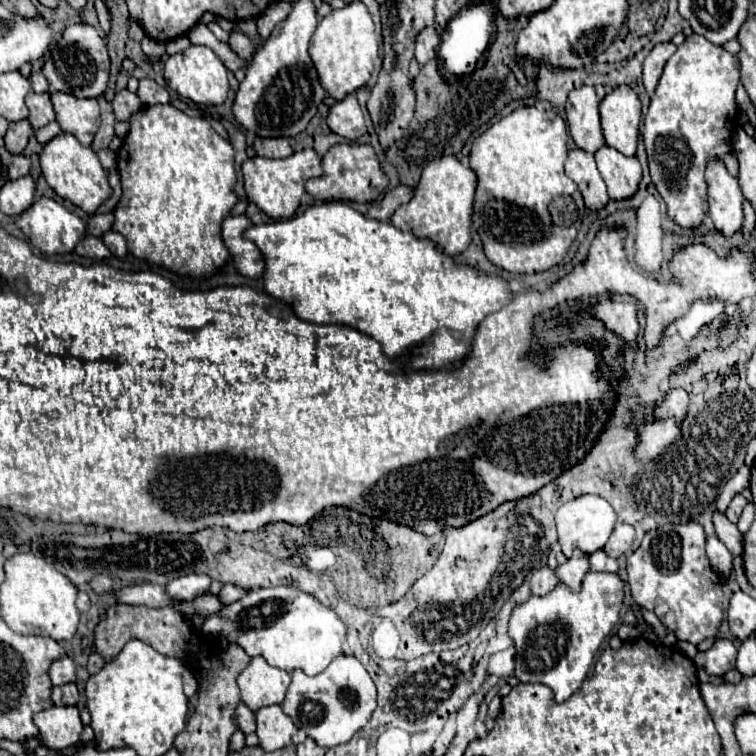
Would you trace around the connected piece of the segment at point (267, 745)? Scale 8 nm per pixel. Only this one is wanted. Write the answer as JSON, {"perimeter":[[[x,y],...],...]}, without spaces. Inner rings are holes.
{"perimeter":[[[265,706],[255,712],[257,738],[259,746],[265,752],[273,752],[291,744],[291,736],[297,732],[297,726],[283,714],[281,706]]]}

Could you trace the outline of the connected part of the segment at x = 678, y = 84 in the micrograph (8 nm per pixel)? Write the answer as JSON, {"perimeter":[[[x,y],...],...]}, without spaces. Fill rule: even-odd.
{"perimeter":[[[691,34],[667,60],[657,90],[651,96],[651,106],[649,112],[645,114],[645,132],[643,132],[649,170],[655,188],[659,190],[669,208],[669,216],[681,228],[697,228],[703,222],[703,216],[707,214],[707,184],[703,182],[703,170],[709,158],[713,156],[723,158],[731,174],[737,176],[739,166],[731,146],[731,132],[739,116],[739,108],[735,102],[737,84],[739,84],[739,66],[735,66],[733,54],[729,54],[723,46],[711,44],[705,36]]]}

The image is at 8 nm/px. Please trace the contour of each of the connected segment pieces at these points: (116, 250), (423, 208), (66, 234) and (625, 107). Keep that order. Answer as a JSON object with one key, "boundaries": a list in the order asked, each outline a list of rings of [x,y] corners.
{"boundaries":[[[[109,230],[109,232],[103,234],[103,244],[105,244],[105,246],[111,250],[111,254],[117,256],[117,258],[123,258],[123,256],[127,254],[125,238],[123,238],[119,232],[115,232],[115,230]]],[[[443,156],[427,164],[409,204],[395,210],[391,222],[403,232],[413,232],[419,238],[435,242],[449,256],[461,254],[471,244],[471,216],[477,188],[477,174],[463,166],[455,156]]],[[[39,198],[15,220],[15,224],[43,254],[67,254],[77,246],[79,238],[83,238],[87,220],[65,210],[59,202],[51,198]]],[[[629,86],[613,88],[601,100],[599,114],[605,144],[617,148],[621,154],[635,156],[641,124],[641,102],[635,90]]]]}

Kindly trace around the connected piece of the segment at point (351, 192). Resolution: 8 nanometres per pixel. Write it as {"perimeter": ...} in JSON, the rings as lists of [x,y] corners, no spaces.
{"perimeter":[[[335,144],[327,150],[321,160],[323,174],[311,178],[305,184],[305,190],[317,200],[353,200],[353,202],[373,202],[377,200],[387,186],[387,176],[379,166],[375,150],[365,144]]]}

